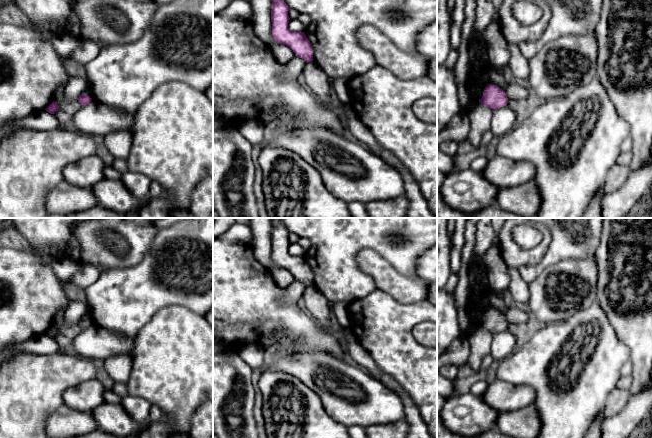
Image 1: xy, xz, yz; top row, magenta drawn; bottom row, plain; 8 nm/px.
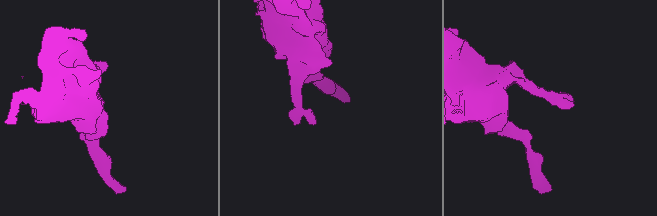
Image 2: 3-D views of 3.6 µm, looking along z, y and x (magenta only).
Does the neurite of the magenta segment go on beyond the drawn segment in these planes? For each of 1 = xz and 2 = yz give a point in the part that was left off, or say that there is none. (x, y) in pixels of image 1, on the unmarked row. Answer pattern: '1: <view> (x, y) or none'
1: none
2: none

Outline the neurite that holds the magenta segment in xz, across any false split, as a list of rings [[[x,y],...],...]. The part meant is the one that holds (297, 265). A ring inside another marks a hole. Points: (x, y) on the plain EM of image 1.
[[[280,218],[271,219],[271,246],[273,263],[289,270],[296,280],[306,286],[313,285],[313,274],[310,265],[304,256],[293,256],[288,252],[289,240],[288,229],[283,225]]]

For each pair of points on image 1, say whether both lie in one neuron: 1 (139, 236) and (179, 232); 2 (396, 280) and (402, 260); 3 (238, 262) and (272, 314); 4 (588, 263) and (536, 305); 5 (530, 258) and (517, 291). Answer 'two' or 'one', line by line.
1: two
2: two
3: one
4: one
5: two

